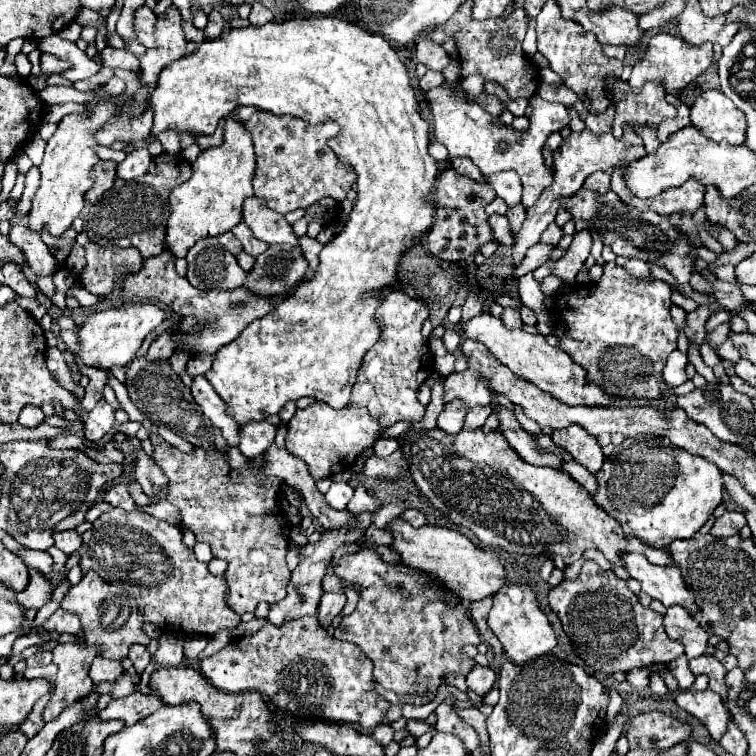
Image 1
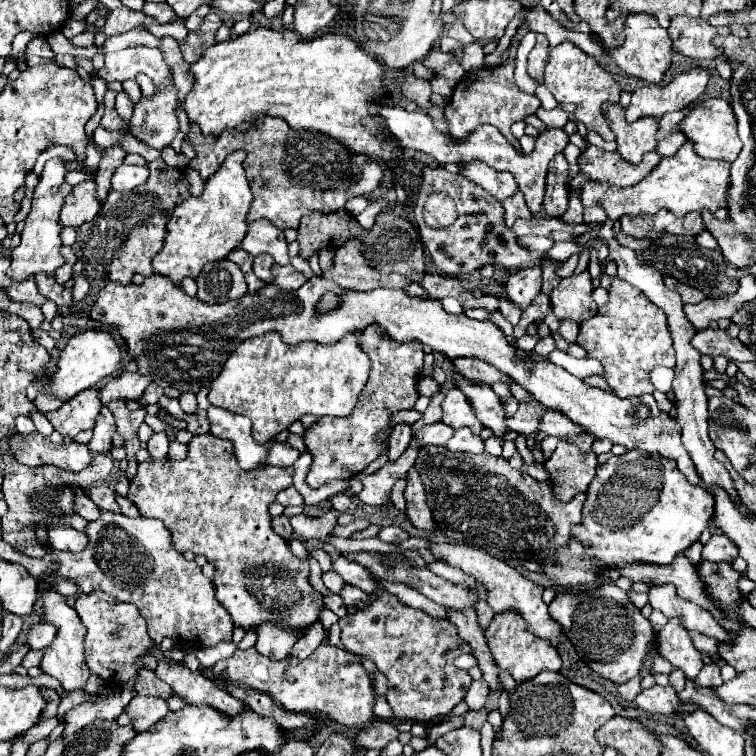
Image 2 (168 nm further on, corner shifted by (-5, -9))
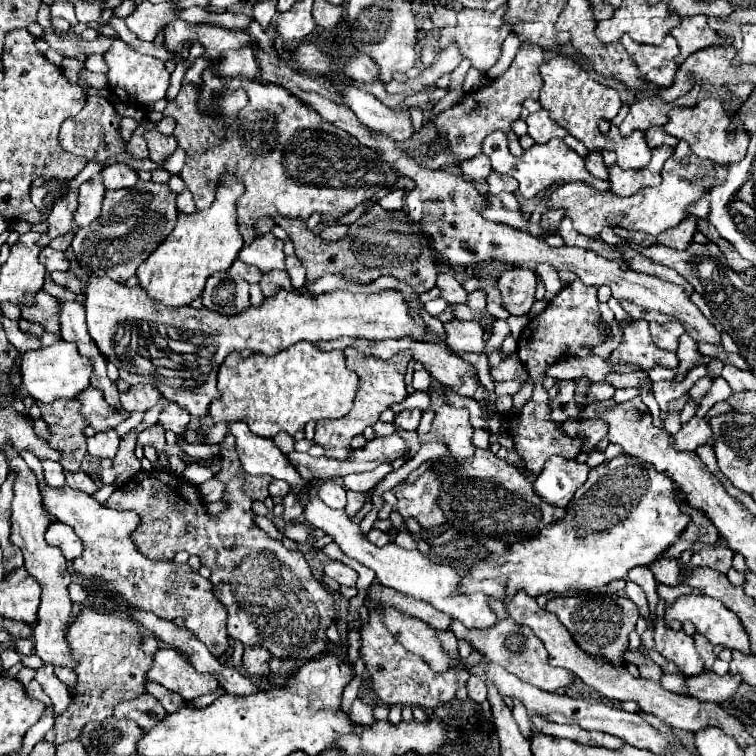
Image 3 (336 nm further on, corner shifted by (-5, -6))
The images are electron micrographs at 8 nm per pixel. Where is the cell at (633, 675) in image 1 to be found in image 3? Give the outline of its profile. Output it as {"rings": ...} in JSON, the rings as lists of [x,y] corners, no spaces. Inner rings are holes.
{"rings":[[[517,591],[517,595],[513,595],[513,599],[509,603],[505,603],[505,609],[509,613],[509,617],[513,621],[517,621],[519,625],[527,625],[533,629],[533,633],[543,641],[547,653],[549,653],[549,663],[557,665],[557,667],[565,667],[569,671],[573,671],[581,681],[585,681],[585,685],[601,691],[605,697],[615,699],[615,701],[637,701],[643,713],[651,713],[655,717],[659,717],[661,721],[665,721],[669,727],[677,727],[677,729],[685,729],[685,731],[697,731],[703,729],[705,725],[715,725],[719,729],[723,729],[729,737],[733,737],[739,745],[751,745],[755,743],[753,735],[745,729],[745,725],[741,725],[741,721],[733,715],[729,715],[727,711],[723,711],[719,705],[713,703],[703,703],[697,701],[697,697],[685,697],[685,695],[677,695],[671,693],[667,689],[663,689],[659,683],[655,681],[647,681],[647,679],[633,679],[629,675],[629,671],[617,671],[613,669],[607,661],[589,657],[587,653],[581,653],[581,649],[577,649],[577,643],[569,637],[569,631],[561,625],[561,621],[557,619],[557,615],[547,613],[545,609],[541,609],[535,601],[535,597],[527,595],[525,591]]]}

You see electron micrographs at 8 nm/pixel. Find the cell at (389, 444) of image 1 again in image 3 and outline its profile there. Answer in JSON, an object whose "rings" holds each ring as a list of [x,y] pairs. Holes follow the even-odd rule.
{"rings":[[[405,409],[395,416],[395,425],[403,431],[415,431],[419,425],[422,411],[419,409]]]}

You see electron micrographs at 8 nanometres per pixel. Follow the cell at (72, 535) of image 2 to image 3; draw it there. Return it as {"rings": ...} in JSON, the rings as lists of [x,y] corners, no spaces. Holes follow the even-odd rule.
{"rings":[[[51,523],[45,535],[49,545],[61,547],[61,551],[65,551],[65,557],[71,561],[75,557],[79,557],[83,553],[83,541],[81,537],[65,523]]]}

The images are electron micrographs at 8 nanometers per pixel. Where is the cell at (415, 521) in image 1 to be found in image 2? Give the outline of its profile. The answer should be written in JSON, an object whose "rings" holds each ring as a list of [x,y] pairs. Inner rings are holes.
{"rings":[[[387,526],[387,528],[381,528],[379,530],[377,538],[383,540],[383,542],[389,542],[389,544],[399,544],[399,542],[407,540],[409,534],[405,530],[401,530],[399,526]]]}

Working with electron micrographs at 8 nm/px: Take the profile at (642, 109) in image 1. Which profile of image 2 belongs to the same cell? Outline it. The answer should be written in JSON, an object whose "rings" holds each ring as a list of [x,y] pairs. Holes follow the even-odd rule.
{"rings":[[[611,104],[607,110],[607,120],[609,120],[609,128],[617,136],[615,142],[621,160],[629,164],[639,164],[645,152],[655,150],[657,146],[655,136],[659,128],[657,118],[641,118],[635,124],[627,124],[623,108],[619,104]]]}

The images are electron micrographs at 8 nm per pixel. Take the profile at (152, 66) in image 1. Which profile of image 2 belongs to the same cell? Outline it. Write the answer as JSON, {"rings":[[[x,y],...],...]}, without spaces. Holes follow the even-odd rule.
{"rings":[[[169,86],[151,98],[141,98],[135,104],[131,116],[131,134],[147,144],[149,148],[163,150],[171,144],[179,130],[175,108],[177,108],[177,88]]]}

